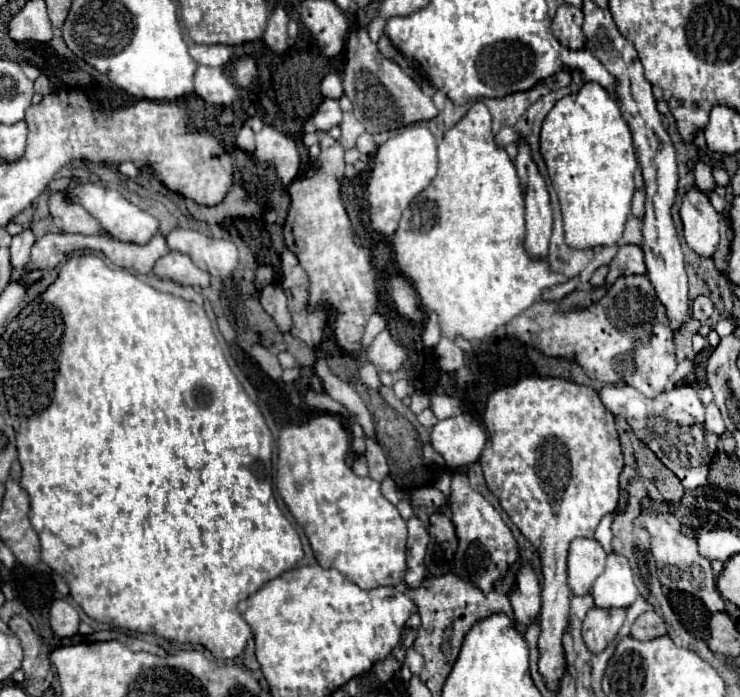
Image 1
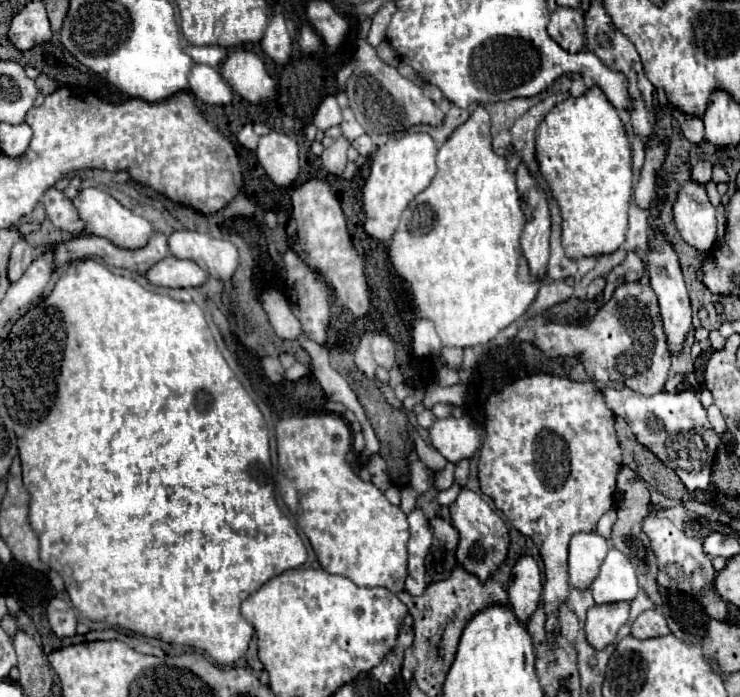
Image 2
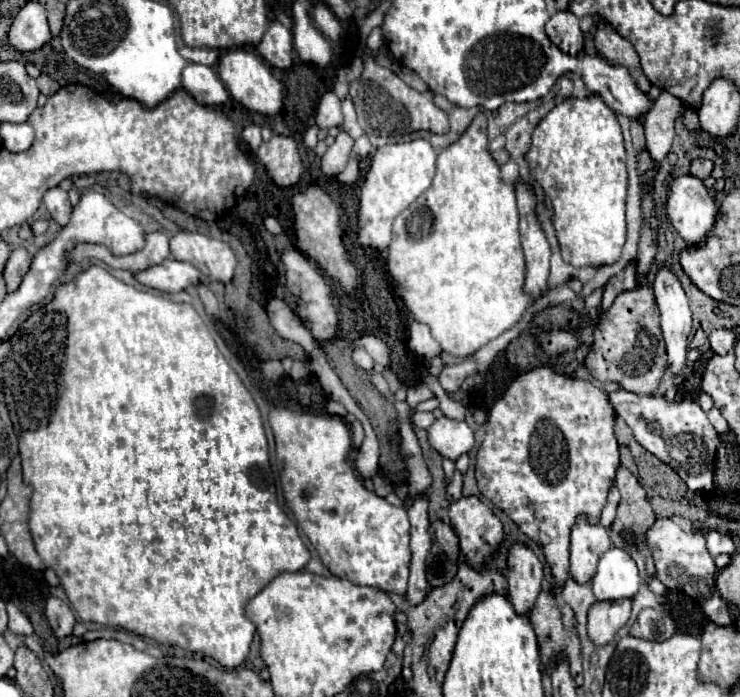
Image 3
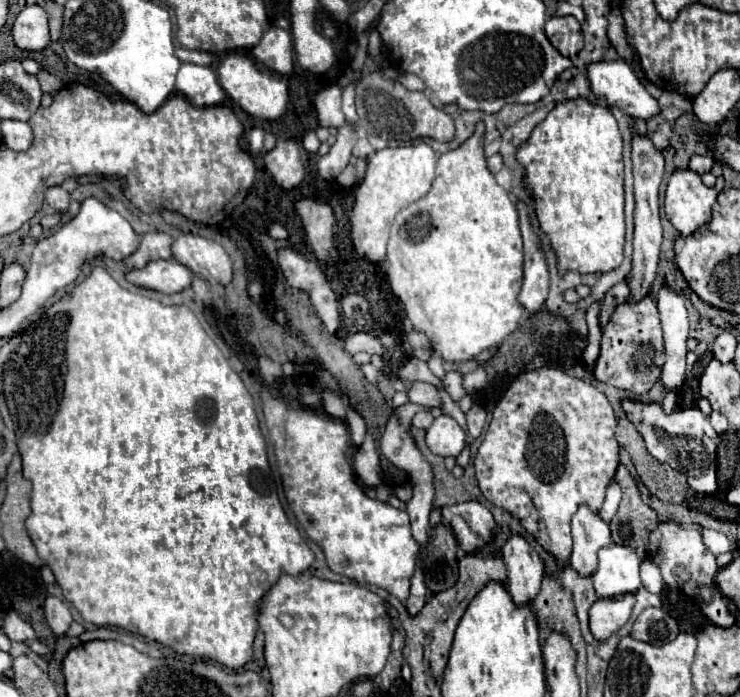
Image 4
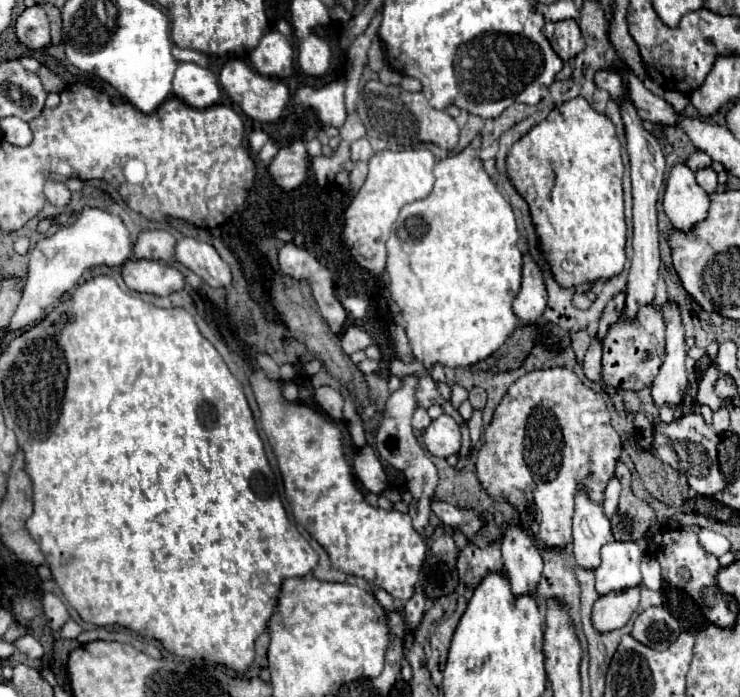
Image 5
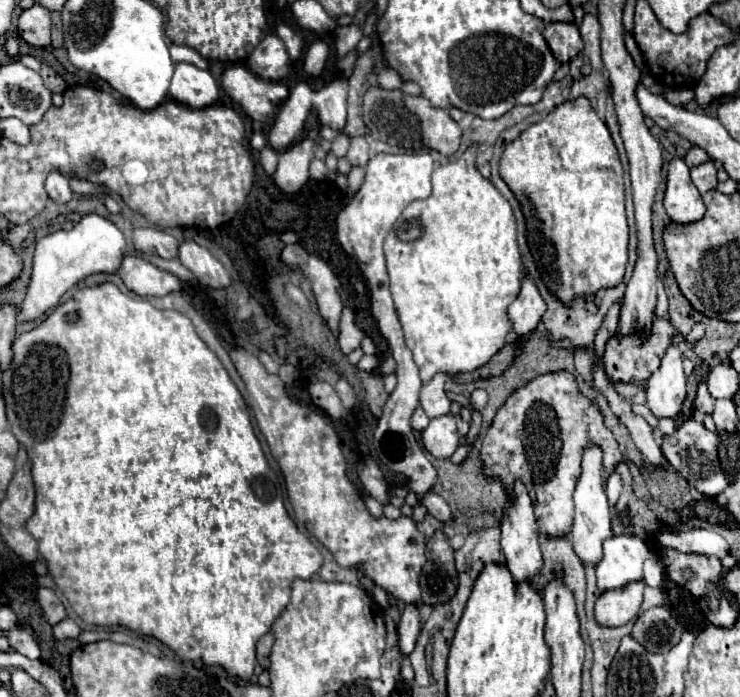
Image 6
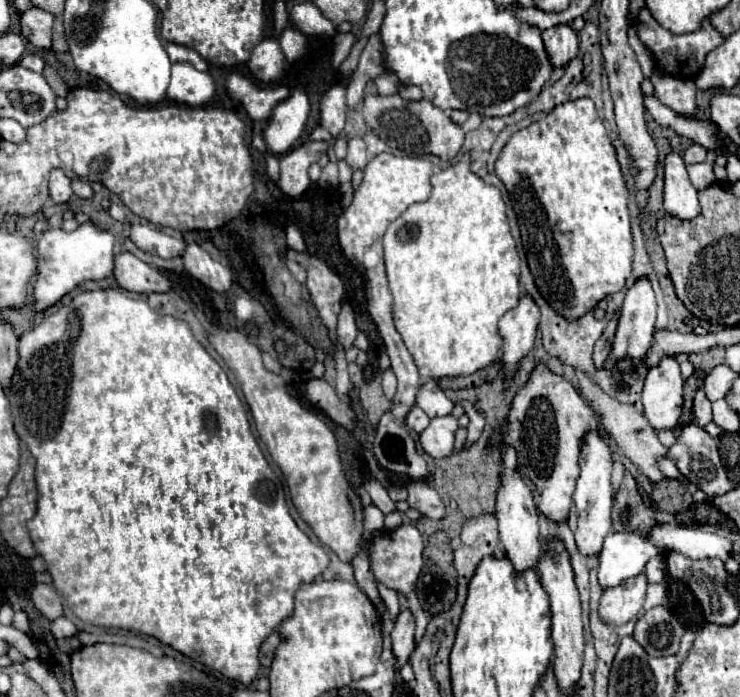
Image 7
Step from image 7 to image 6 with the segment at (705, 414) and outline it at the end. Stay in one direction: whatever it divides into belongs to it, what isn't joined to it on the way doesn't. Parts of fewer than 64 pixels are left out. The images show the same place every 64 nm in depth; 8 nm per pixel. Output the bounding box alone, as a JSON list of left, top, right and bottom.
[694,380,714,414]

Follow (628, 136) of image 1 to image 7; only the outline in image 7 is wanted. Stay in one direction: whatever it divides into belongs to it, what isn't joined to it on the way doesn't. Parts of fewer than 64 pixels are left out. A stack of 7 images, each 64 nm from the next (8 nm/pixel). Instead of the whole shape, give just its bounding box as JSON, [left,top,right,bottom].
[496,98,634,318]

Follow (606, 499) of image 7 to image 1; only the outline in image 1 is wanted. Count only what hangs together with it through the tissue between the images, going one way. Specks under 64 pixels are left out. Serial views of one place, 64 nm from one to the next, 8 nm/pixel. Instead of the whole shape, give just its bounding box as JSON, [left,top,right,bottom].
[568,538,606,596]

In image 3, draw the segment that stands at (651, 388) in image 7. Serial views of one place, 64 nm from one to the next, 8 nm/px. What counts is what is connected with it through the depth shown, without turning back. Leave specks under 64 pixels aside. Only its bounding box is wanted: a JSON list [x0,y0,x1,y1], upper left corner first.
[654,266,692,374]

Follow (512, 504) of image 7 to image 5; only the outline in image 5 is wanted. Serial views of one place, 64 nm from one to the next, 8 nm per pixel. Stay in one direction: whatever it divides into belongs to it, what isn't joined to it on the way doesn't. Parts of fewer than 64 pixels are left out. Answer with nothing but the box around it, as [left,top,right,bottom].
[502,526,542,596]

